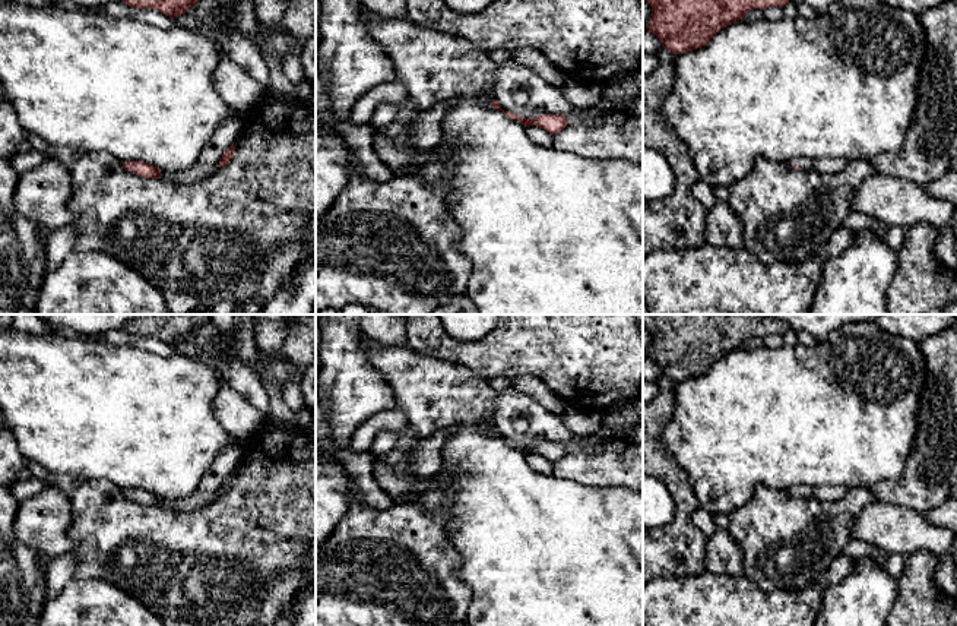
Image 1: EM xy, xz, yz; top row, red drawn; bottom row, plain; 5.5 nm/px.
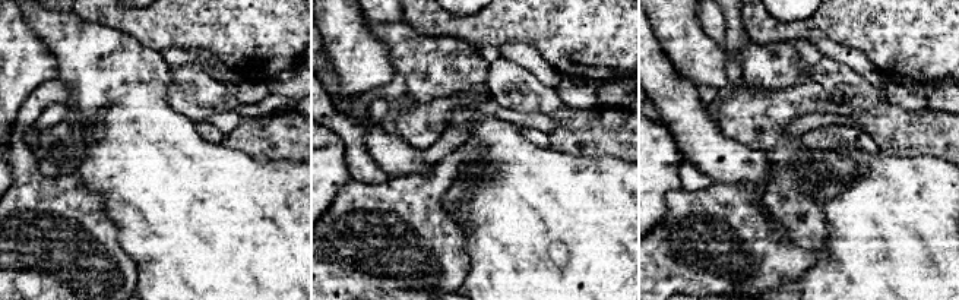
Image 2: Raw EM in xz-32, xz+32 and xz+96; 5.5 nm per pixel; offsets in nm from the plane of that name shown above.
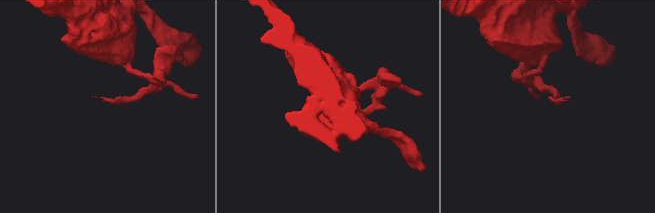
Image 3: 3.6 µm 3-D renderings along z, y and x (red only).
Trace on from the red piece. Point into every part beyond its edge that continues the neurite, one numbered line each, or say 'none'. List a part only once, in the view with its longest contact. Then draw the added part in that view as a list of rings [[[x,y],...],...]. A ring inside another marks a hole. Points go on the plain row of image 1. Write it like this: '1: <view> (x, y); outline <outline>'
none

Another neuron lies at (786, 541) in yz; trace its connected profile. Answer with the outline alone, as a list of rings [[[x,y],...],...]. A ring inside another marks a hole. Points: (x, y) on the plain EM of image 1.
[[[757,484],[751,499],[729,515],[729,534],[742,550],[744,576],[761,591],[799,591],[827,572],[852,538],[853,518],[877,497],[865,487],[850,487],[837,502],[790,496]]]

